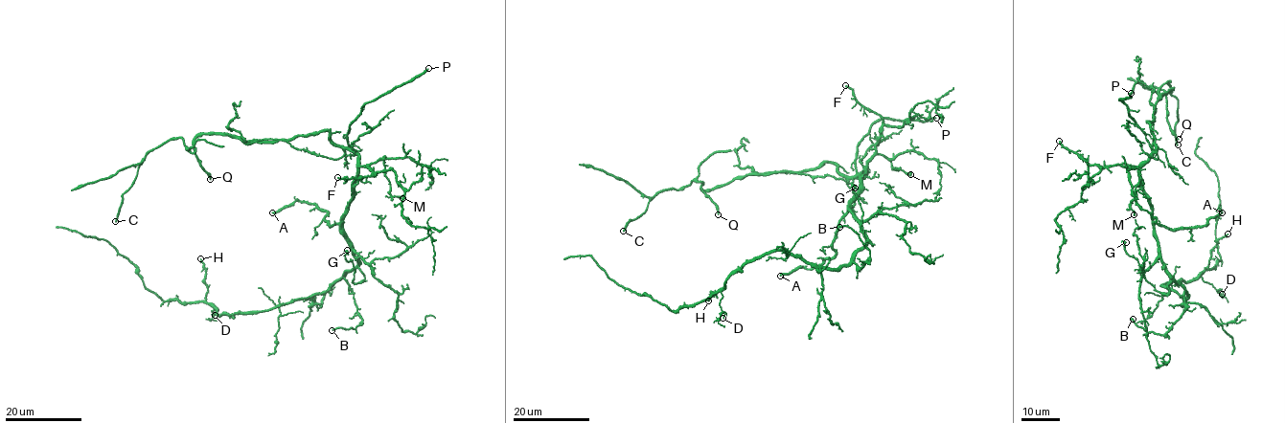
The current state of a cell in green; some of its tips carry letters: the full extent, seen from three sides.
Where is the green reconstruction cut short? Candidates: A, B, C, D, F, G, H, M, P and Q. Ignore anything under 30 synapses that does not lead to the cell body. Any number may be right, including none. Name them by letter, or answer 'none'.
C, F, P, Q

